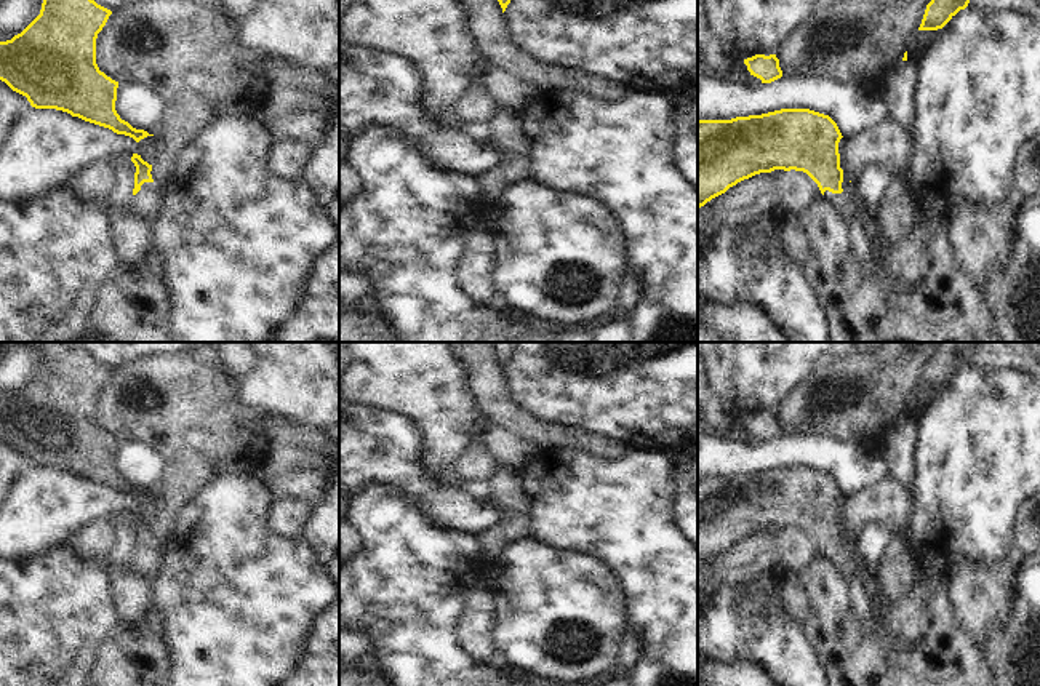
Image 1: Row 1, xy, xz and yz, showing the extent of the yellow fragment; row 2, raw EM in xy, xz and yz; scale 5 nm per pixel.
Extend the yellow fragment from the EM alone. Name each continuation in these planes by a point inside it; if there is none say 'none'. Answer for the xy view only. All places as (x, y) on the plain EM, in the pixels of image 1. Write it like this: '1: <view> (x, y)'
1: xy (148, 560)

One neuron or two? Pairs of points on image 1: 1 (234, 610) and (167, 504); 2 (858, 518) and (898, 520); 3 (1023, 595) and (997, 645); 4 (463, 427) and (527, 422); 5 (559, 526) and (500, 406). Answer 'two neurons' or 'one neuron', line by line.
1: two neurons
2: one neuron
3: one neuron
4: two neurons
5: two neurons

